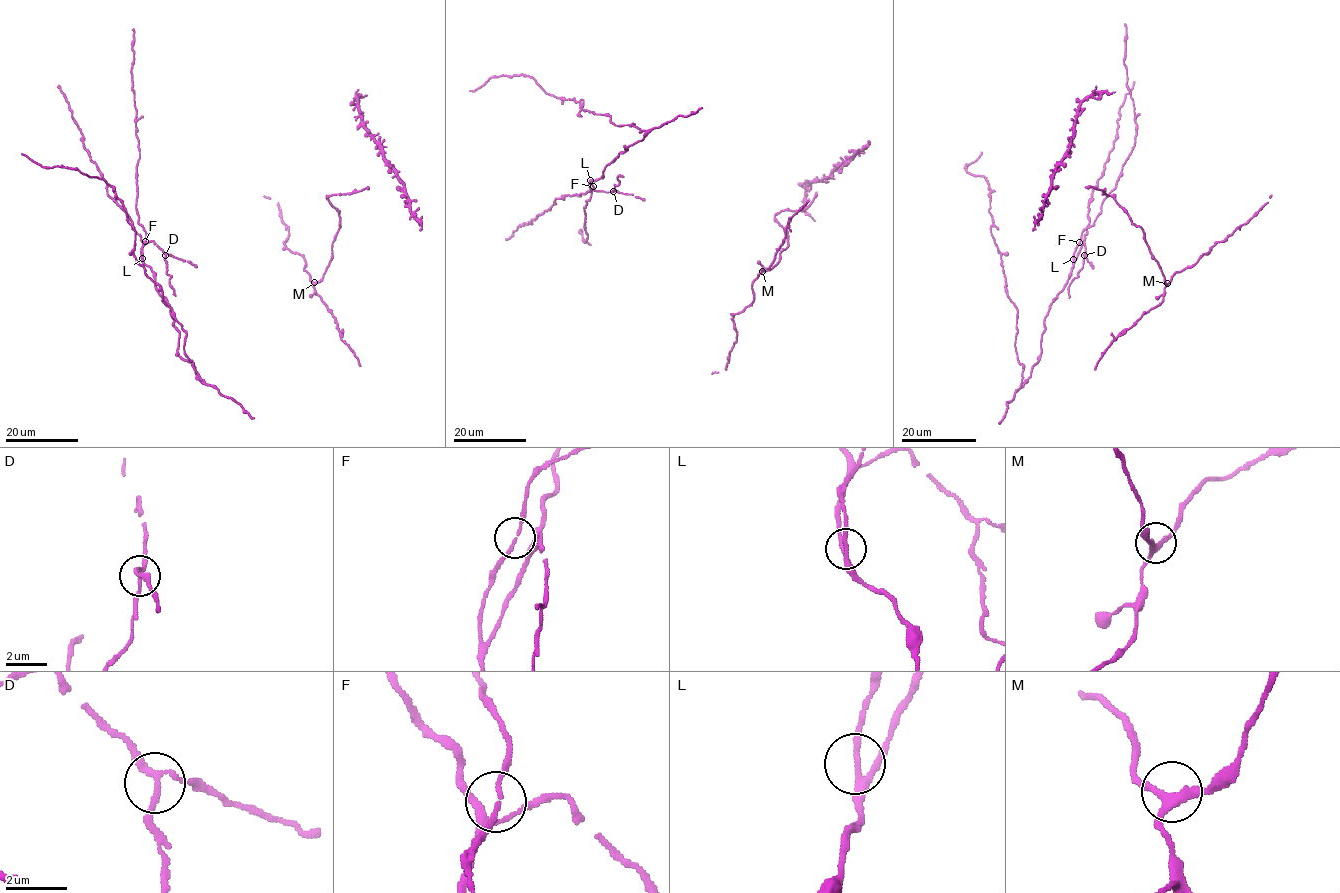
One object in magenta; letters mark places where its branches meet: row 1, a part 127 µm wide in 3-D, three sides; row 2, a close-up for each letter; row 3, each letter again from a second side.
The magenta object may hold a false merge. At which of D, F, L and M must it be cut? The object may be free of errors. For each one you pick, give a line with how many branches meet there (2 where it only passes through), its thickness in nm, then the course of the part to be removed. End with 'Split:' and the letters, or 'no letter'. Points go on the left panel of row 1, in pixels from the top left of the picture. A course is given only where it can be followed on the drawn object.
D: branches 3; calibre 160 nm; course (165, 255), (167, 273), (171, 277), (169, 282), (175, 296)
Split: D

